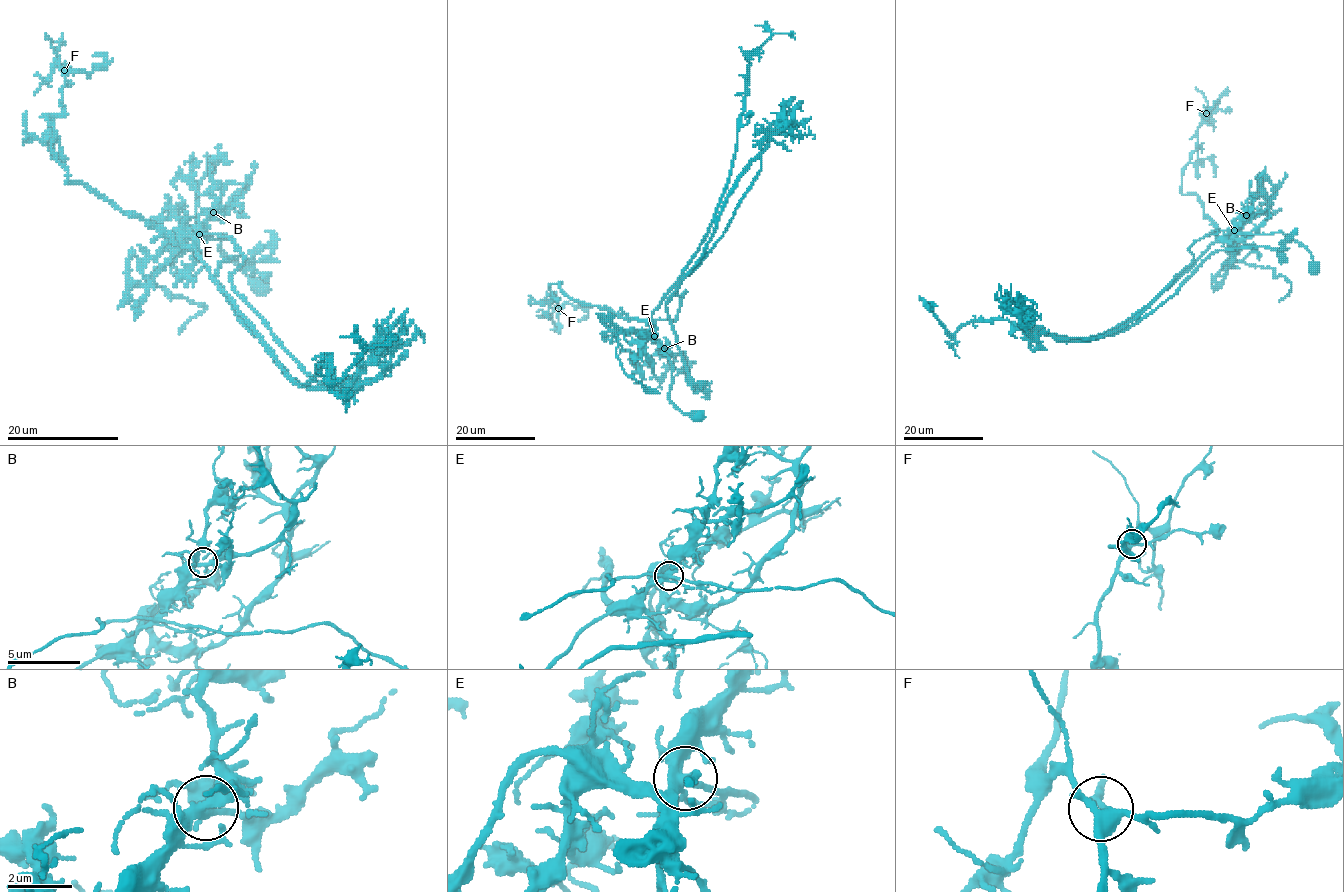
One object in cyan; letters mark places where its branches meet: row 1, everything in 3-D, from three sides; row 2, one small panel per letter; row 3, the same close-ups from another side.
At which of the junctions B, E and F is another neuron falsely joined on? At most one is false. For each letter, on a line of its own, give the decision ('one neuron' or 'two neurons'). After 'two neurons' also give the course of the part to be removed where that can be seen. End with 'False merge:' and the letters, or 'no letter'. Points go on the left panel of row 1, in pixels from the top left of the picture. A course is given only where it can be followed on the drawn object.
B: one neuron
E: two neurons; course (199, 234), (233, 240), (233, 289), (305, 371), (349, 386), (291, 379), (224, 296), (265, 230)
F: one neuron
False merge: E

